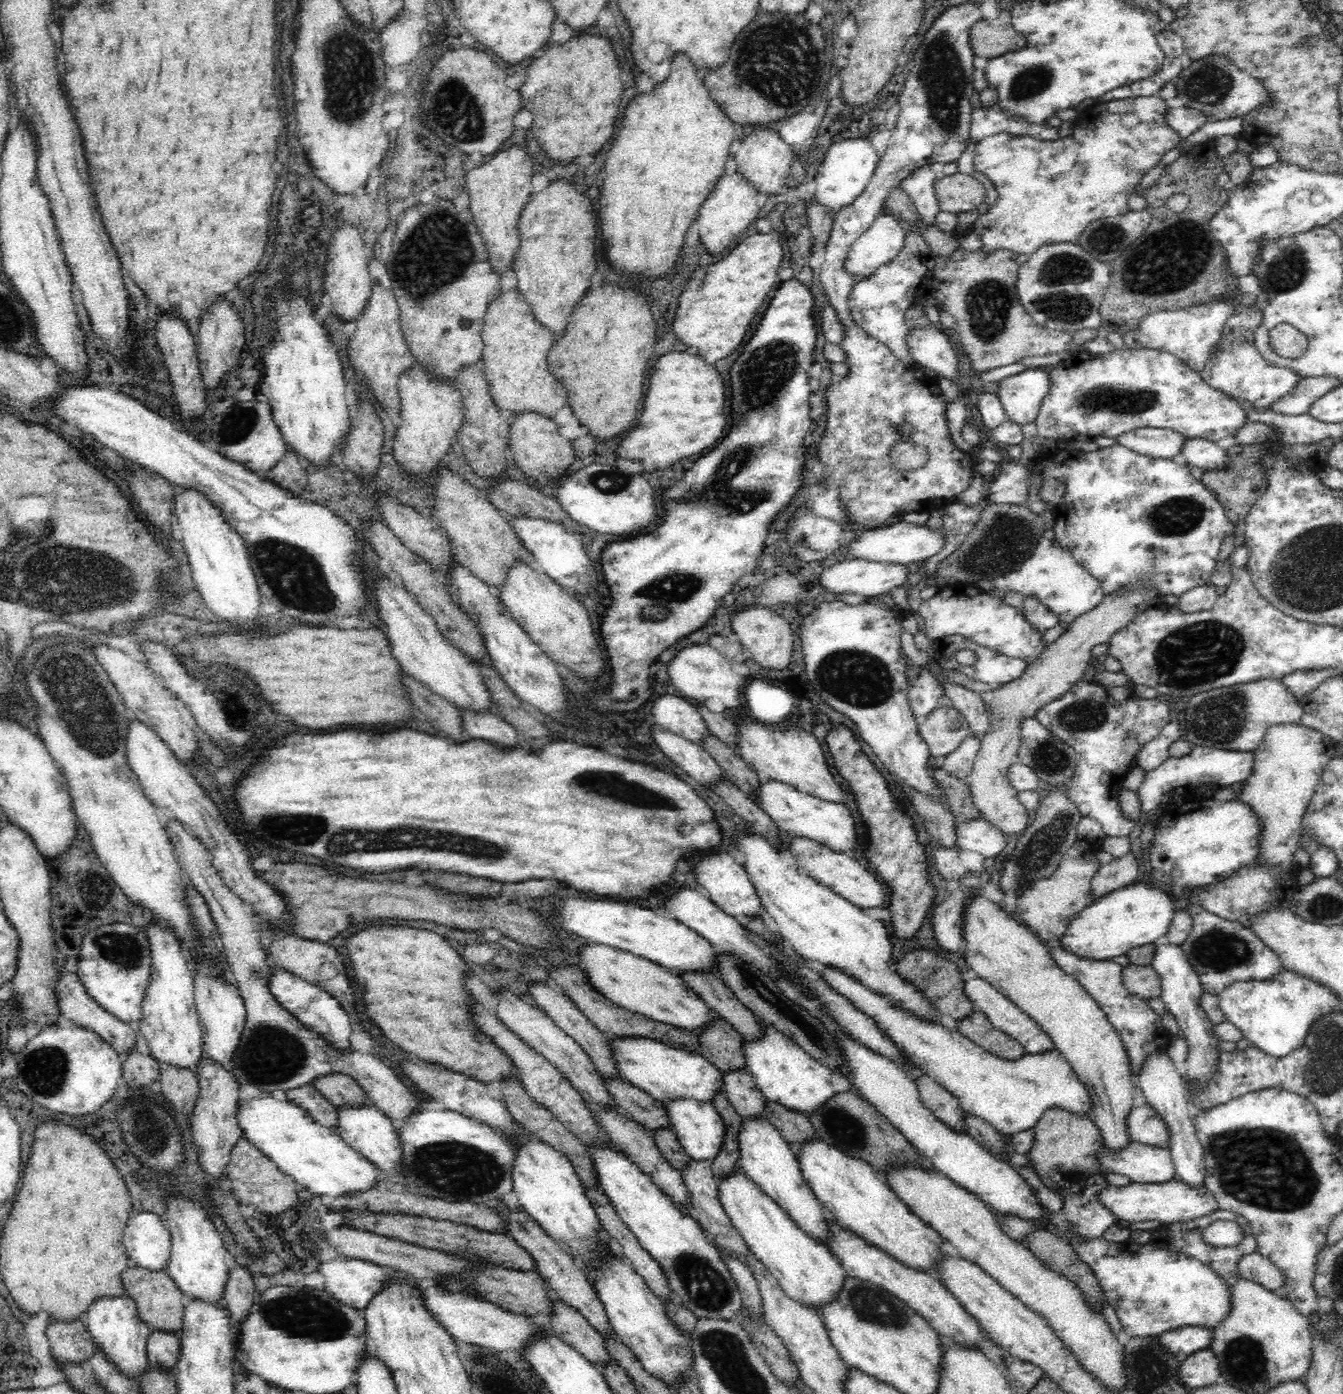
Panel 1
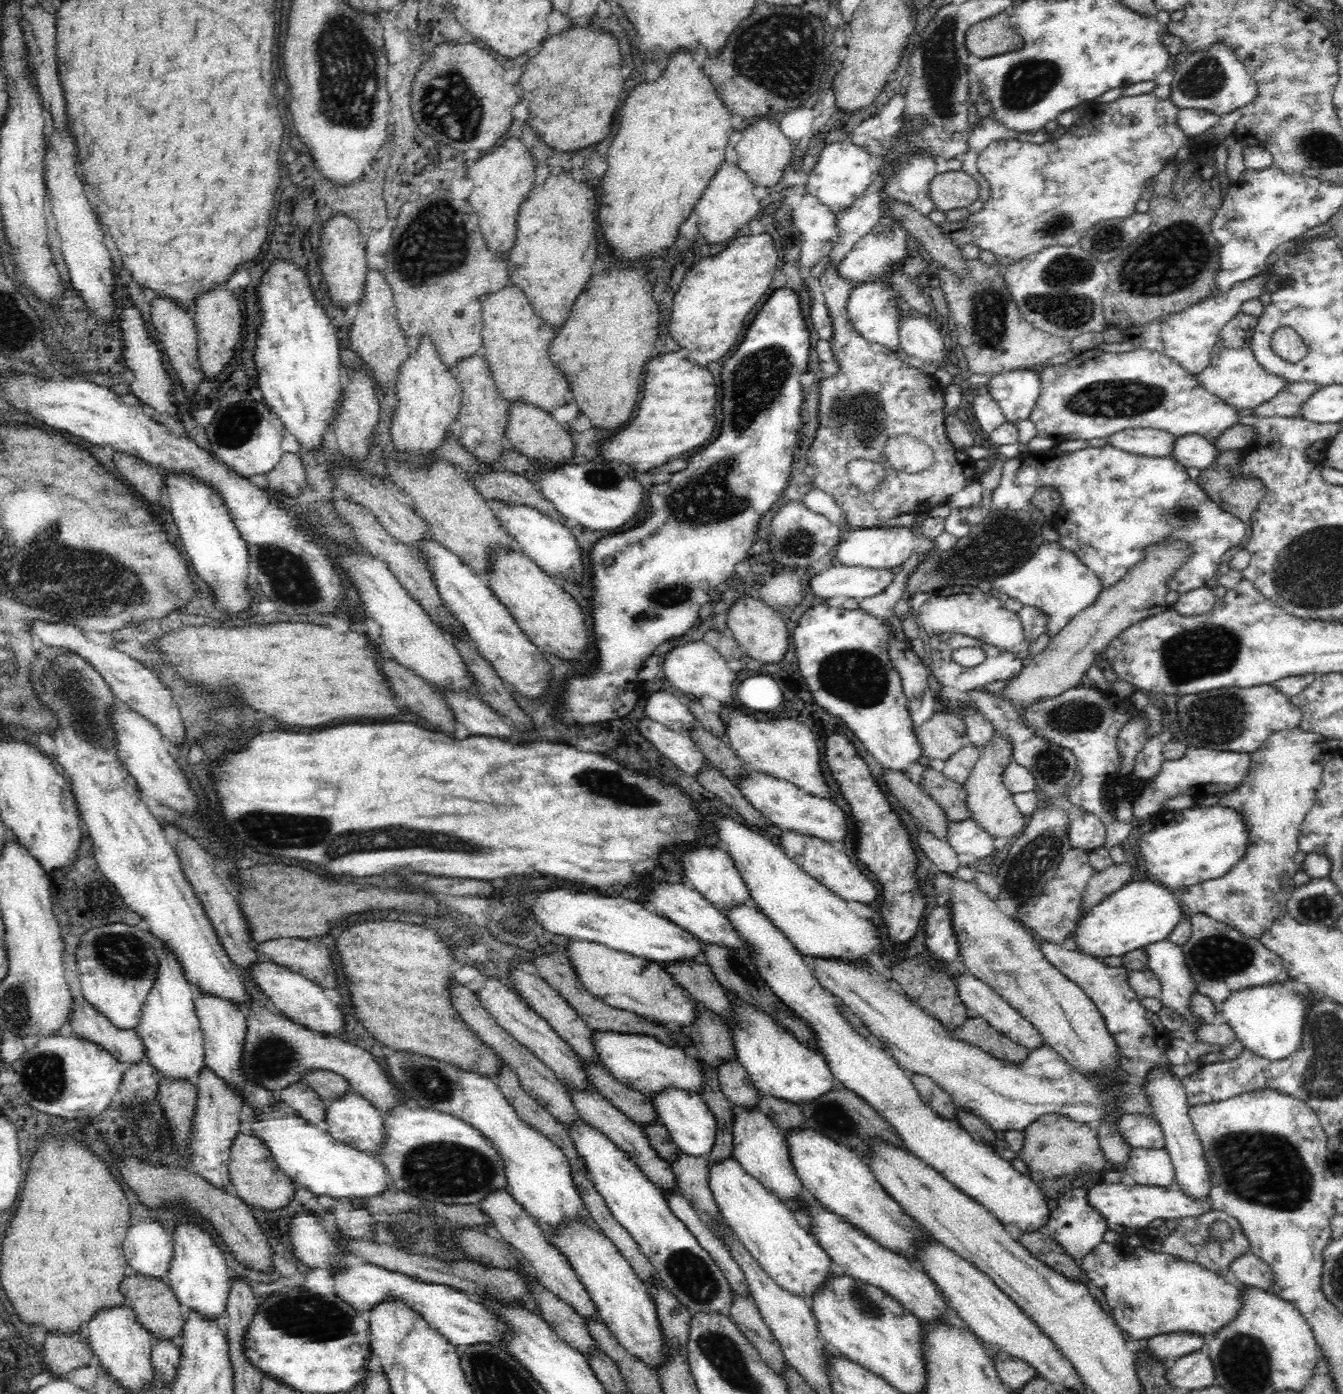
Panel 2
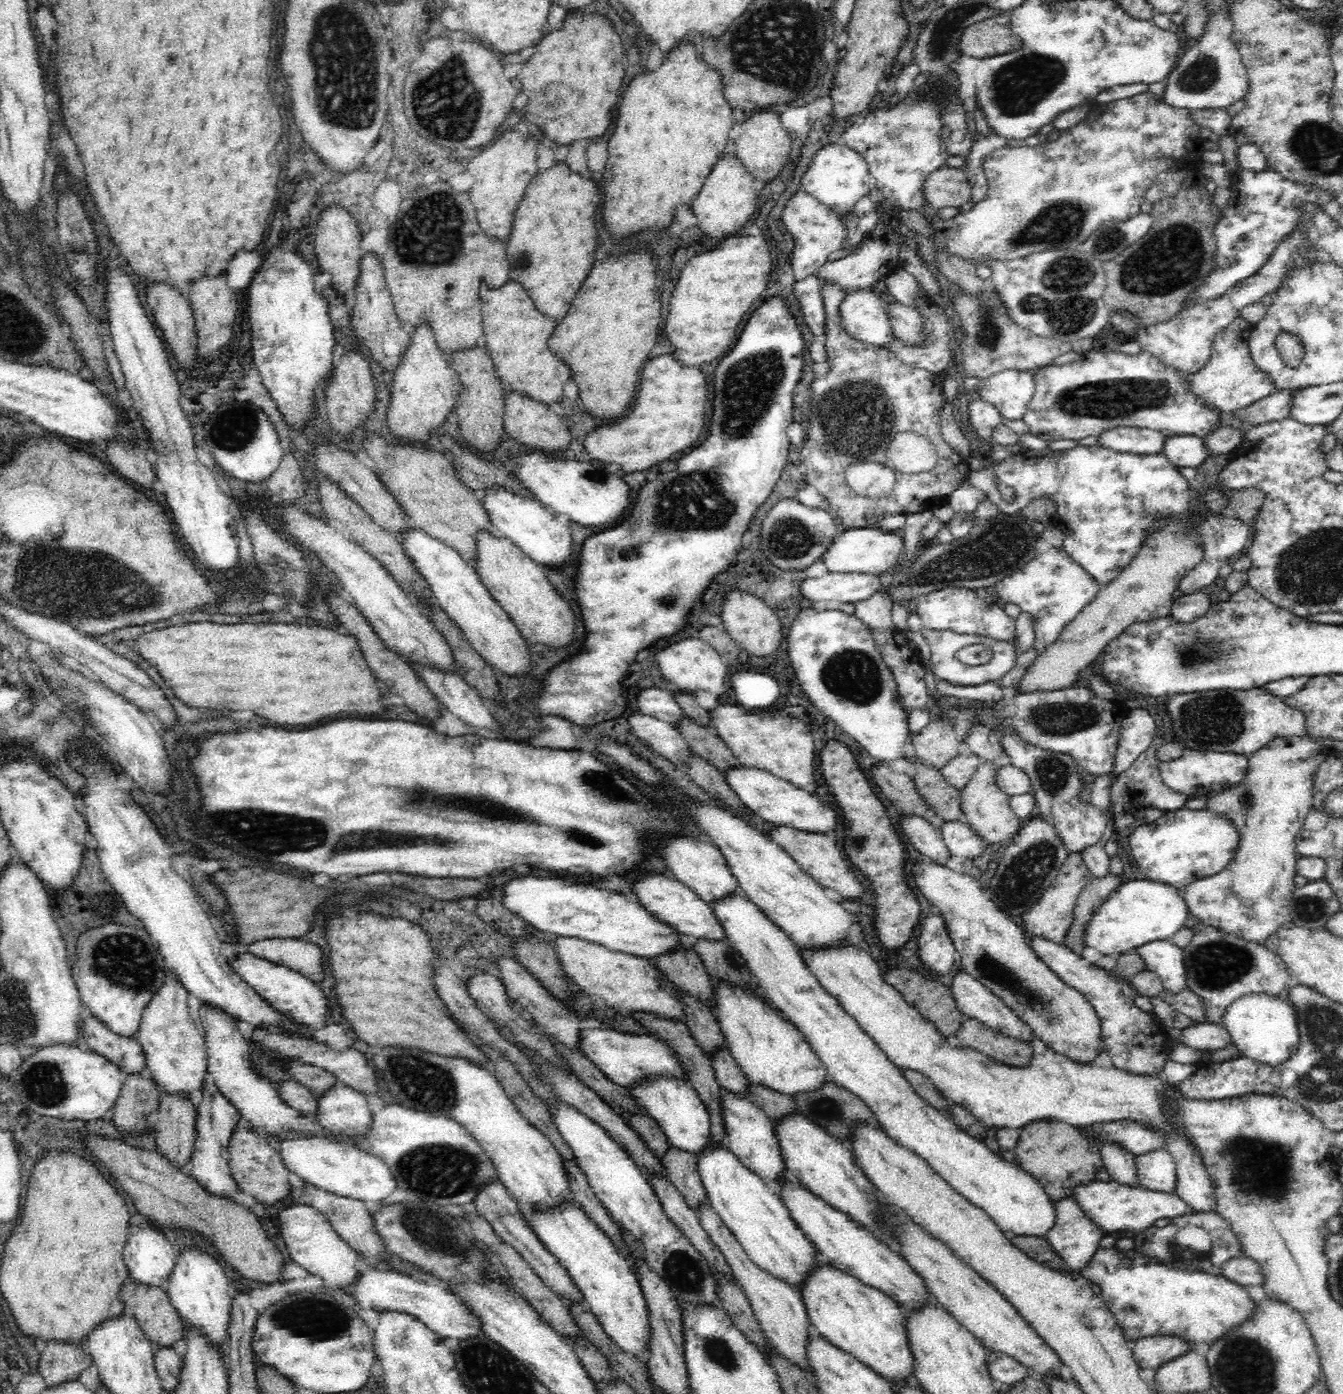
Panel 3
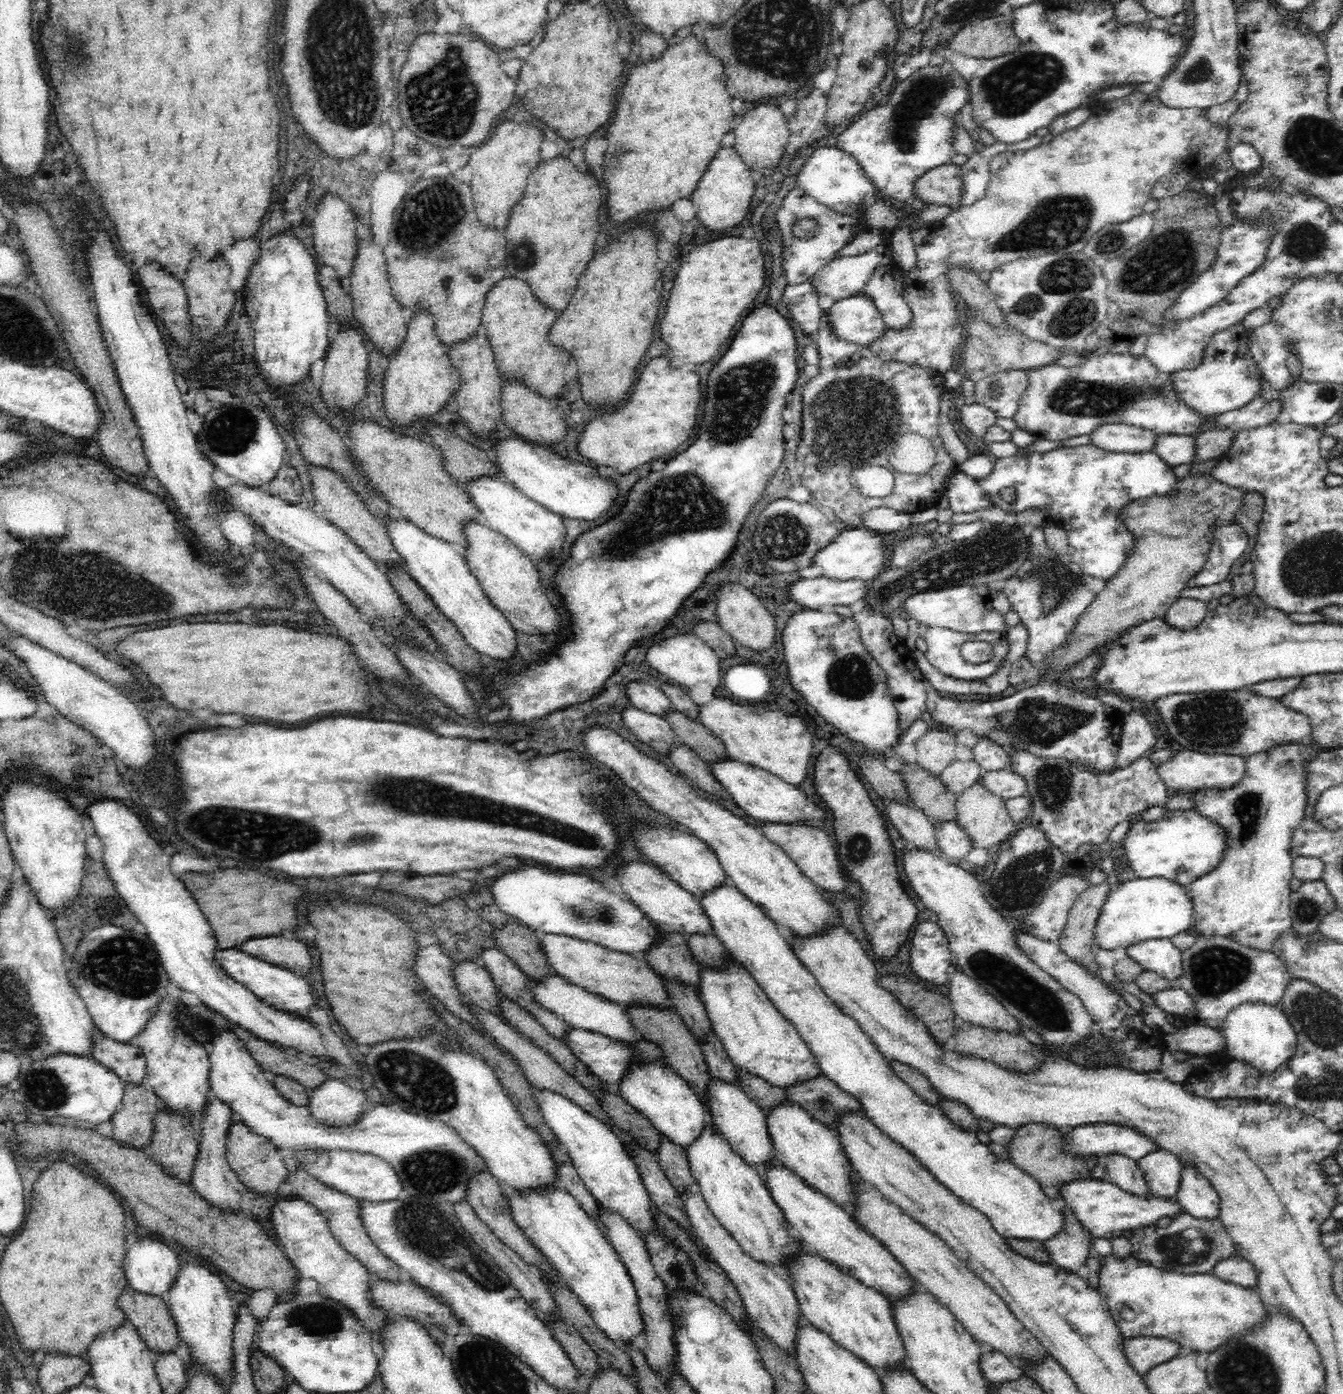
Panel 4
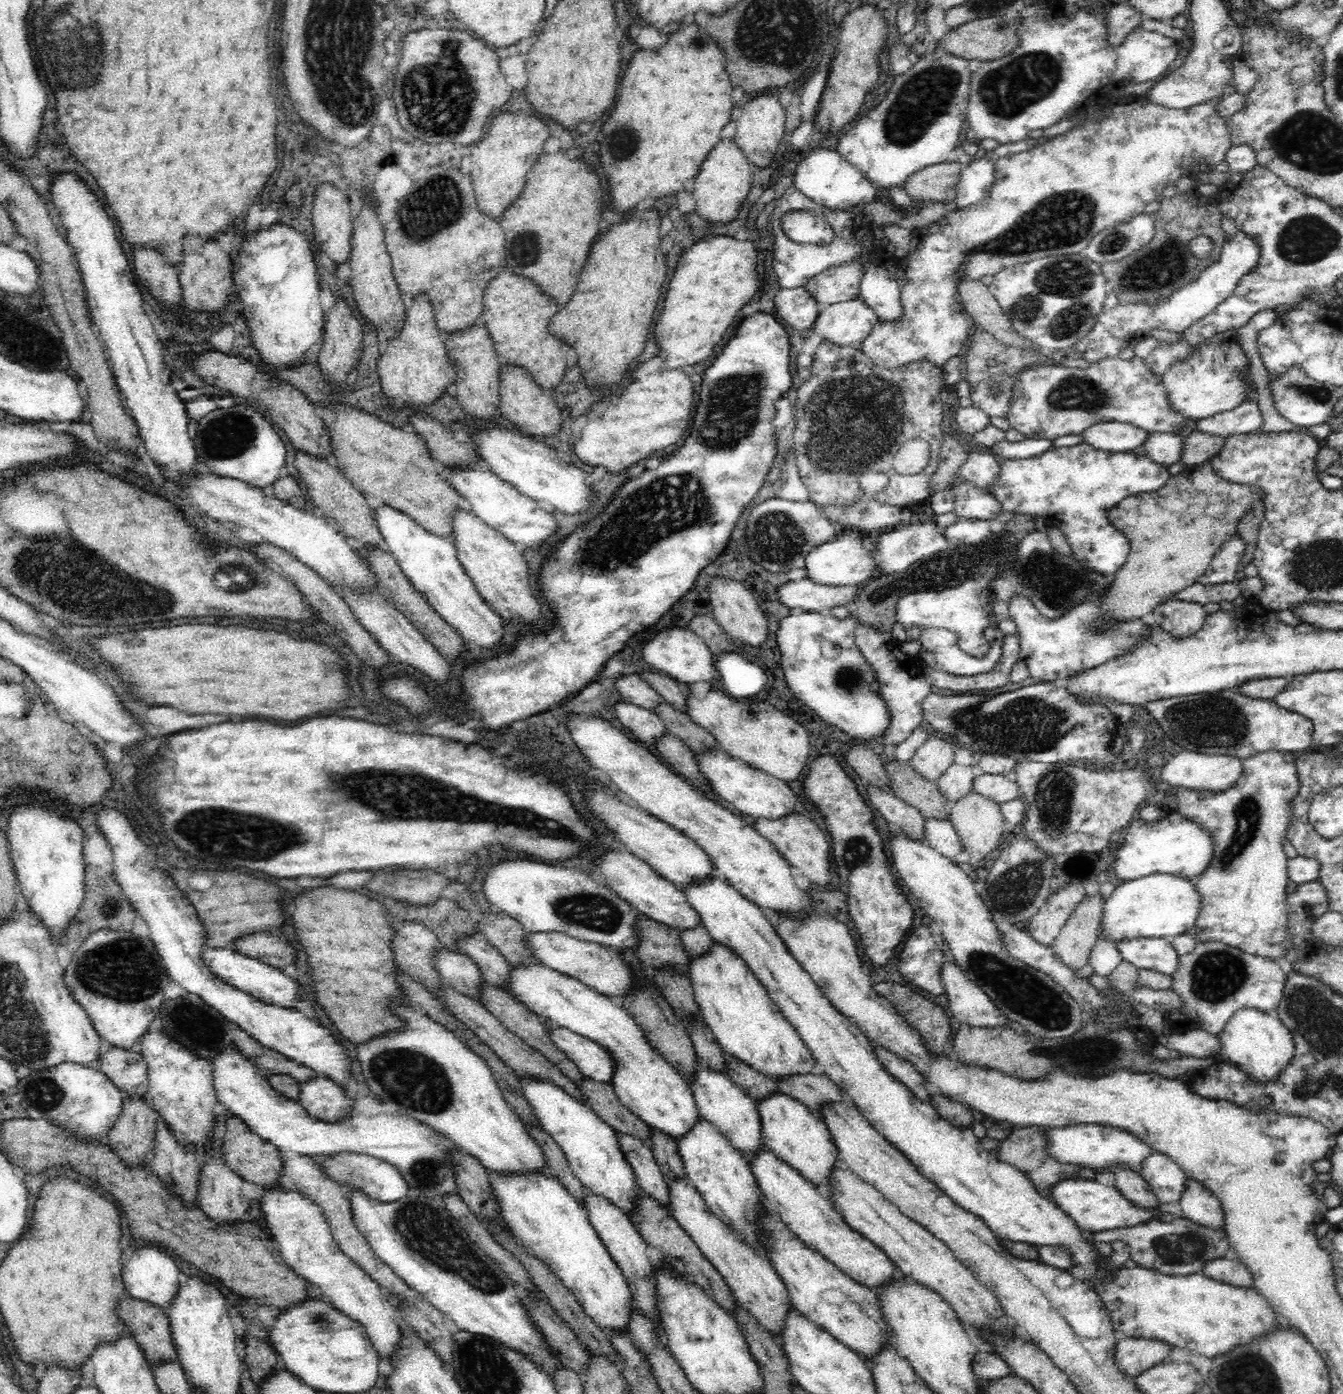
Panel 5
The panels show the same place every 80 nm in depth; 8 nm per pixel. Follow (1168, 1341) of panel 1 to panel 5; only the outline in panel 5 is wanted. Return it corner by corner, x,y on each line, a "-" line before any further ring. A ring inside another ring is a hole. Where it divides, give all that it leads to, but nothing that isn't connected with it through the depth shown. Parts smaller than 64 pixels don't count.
1124,1338
1116,1344
1116,1361
1124,1373
1136,1377
1164,1362
1172,1345
1160,1339

